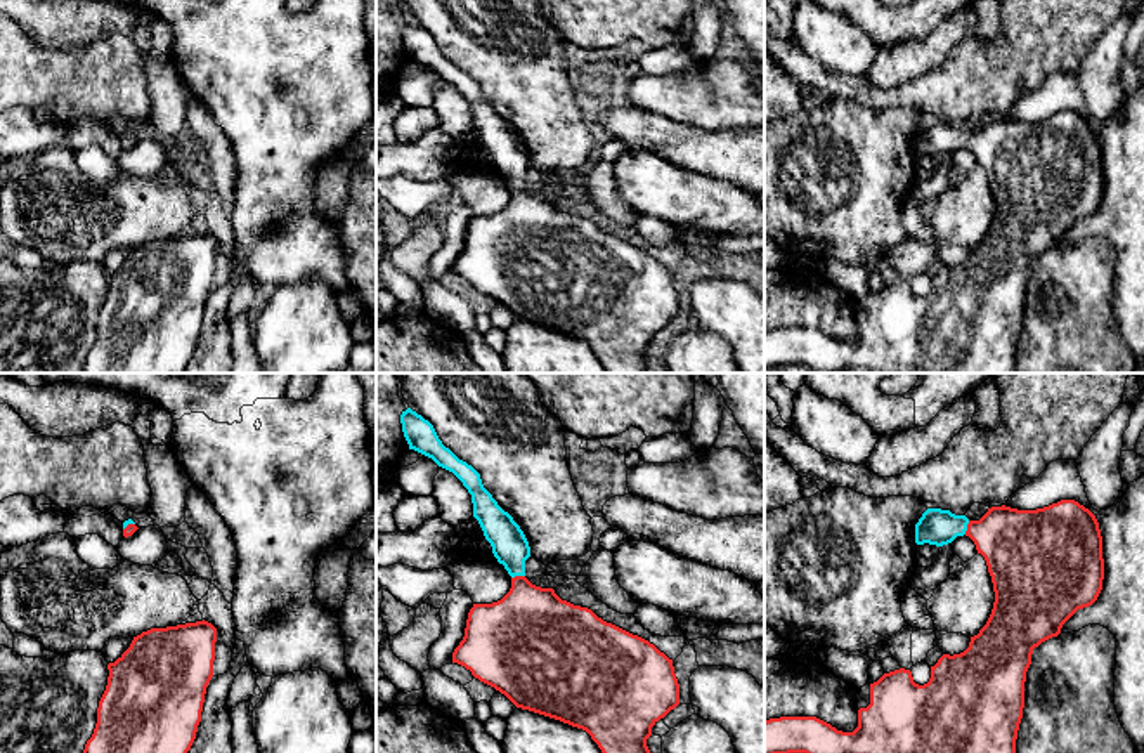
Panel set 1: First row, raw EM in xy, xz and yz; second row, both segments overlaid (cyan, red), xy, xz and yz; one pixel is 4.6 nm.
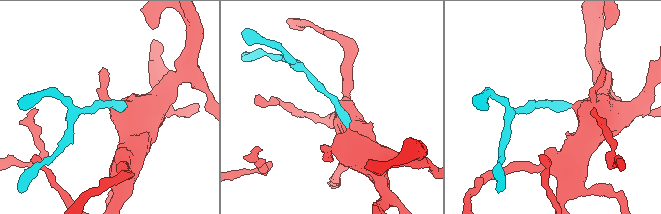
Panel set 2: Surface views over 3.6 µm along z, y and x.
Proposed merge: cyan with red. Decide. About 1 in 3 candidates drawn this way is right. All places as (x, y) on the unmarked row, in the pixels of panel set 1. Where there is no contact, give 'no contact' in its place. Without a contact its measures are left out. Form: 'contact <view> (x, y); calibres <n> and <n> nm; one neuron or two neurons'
contact xz (517, 186); calibres 170 and 380 nm; one neuron

